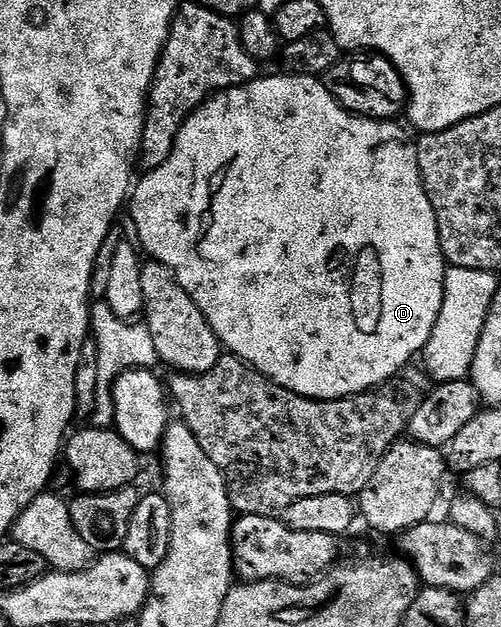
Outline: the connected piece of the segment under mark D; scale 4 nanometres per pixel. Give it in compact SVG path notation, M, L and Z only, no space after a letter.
M257 76L255 81L249 81L247 85L238 85L225 92L216 94L215 97L209 97L203 105L197 107L188 116L182 131L178 133L178 139L174 143L174 151L170 151L170 159L166 159L166 163L162 163L162 167L145 172L143 174L145 177L141 181L139 178L135 182L134 192L130 197L130 209L132 205L132 221L136 224L136 233L140 236L141 242L139 241L139 244L142 246L143 252L145 254L148 252L147 256L151 260L162 263L166 267L170 267L170 271L174 271L174 275L178 279L178 283L182 283L186 295L190 295L190 299L194 299L194 303L198 303L198 307L202 311L202 315L206 315L214 335L231 356L239 357L247 365L253 365L259 373L266 375L274 383L278 383L298 395L313 397L315 401L337 401L339 397L352 397L356 393L364 393L367 389L374 389L391 382L411 362L408 360L415 353L416 356L423 354L426 343L430 339L430 335L434 331L434 325L438 323L438 317L442 311L446 262L444 252L440 249L438 219L434 215L434 207L430 203L422 183L416 146L411 140L408 142L407 135L396 126L397 122L395 120L375 121L373 117L358 117L356 114L348 112L330 95L330 91L324 86L323 80L319 77L283 76Z

